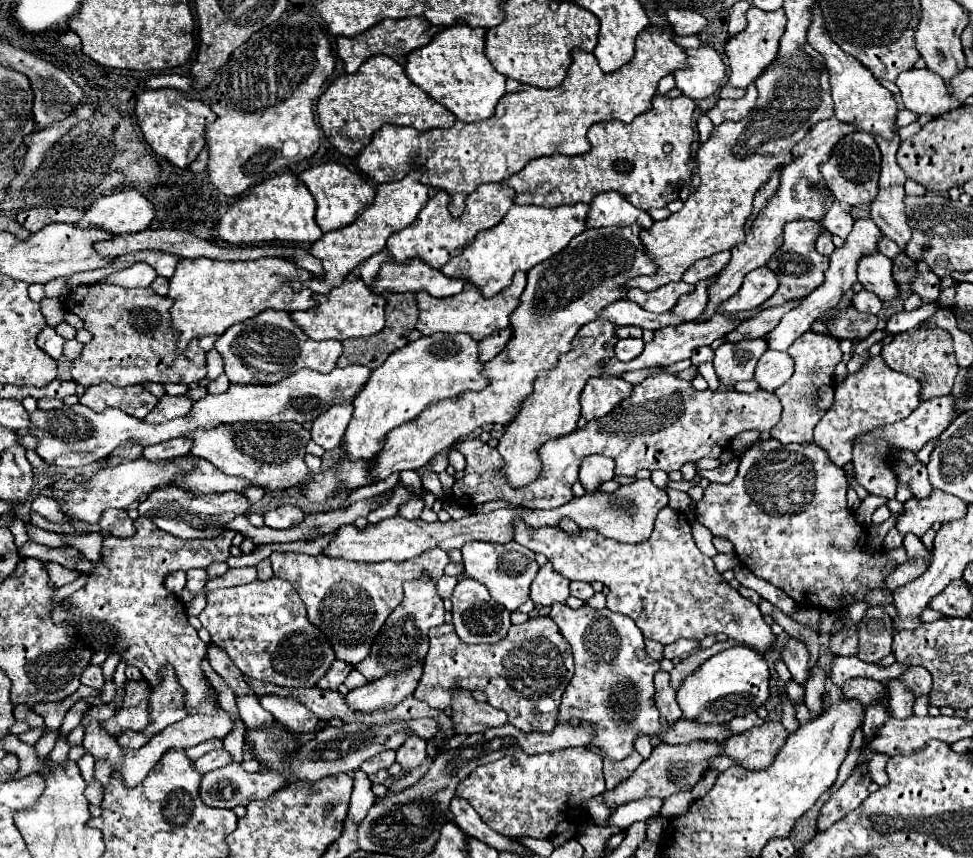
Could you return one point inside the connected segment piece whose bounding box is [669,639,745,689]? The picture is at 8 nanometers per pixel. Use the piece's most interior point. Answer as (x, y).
(685, 667)

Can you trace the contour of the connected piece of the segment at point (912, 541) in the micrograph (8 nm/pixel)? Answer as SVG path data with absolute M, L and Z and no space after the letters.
M905 535L905 537L903 537L903 549L905 549L905 553L907 553L907 559L917 559L917 557L921 557L923 561L929 563L929 559L933 557L933 551L927 549L917 535Z

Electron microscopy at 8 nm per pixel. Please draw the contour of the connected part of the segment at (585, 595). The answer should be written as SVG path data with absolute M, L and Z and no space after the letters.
M571 581L571 595L573 597L579 597L581 601L587 601L591 595L593 595L593 587L585 581Z

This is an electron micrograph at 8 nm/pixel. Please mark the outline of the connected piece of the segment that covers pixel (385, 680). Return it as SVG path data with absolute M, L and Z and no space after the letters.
M415 663L413 667L407 667L401 673L385 675L369 685L357 687L347 693L347 703L355 707L355 711L379 711L379 707L393 707L401 699L409 697L417 681L423 675L423 663Z

